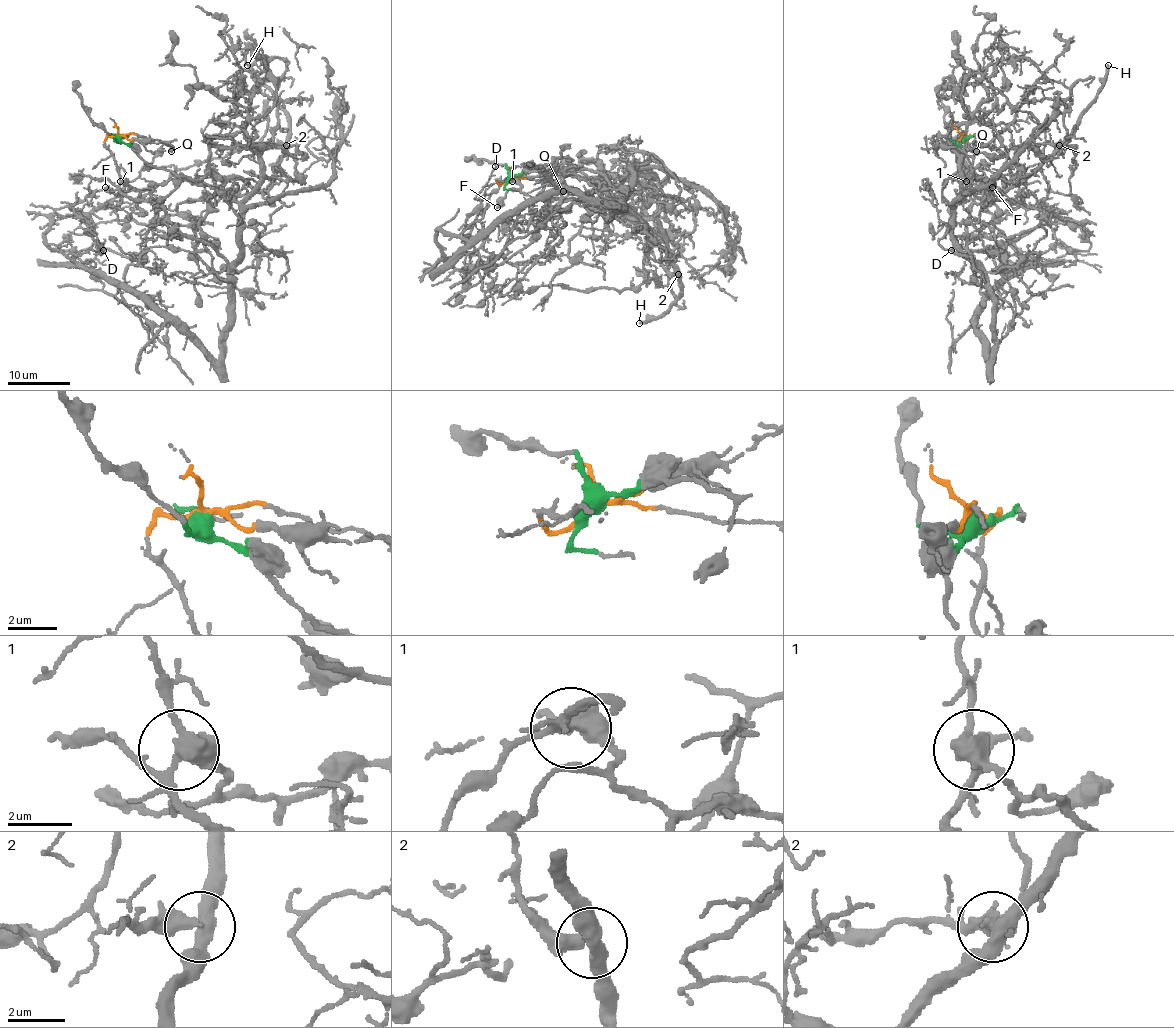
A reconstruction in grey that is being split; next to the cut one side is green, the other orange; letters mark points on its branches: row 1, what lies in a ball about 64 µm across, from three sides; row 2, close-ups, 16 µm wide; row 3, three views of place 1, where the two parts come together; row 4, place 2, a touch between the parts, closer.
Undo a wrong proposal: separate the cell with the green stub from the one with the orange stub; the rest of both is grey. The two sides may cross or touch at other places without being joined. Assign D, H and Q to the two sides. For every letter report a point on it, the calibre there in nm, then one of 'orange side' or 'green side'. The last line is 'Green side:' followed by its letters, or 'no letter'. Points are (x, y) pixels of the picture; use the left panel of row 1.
D: at (103, 250); 140 nm thick; orange side
H: at (247, 65); 300 nm thick; green side
Q: at (171, 151); 110 nm thick; orange side
Green side: H

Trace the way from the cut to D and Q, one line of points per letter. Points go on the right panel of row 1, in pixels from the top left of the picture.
D: (964, 136), (966, 189), (949, 231), (1003, 234), (1033, 259), (1055, 242), (1055, 216), (1034, 205), (950, 250)
Q: (964, 136), (975, 152)

